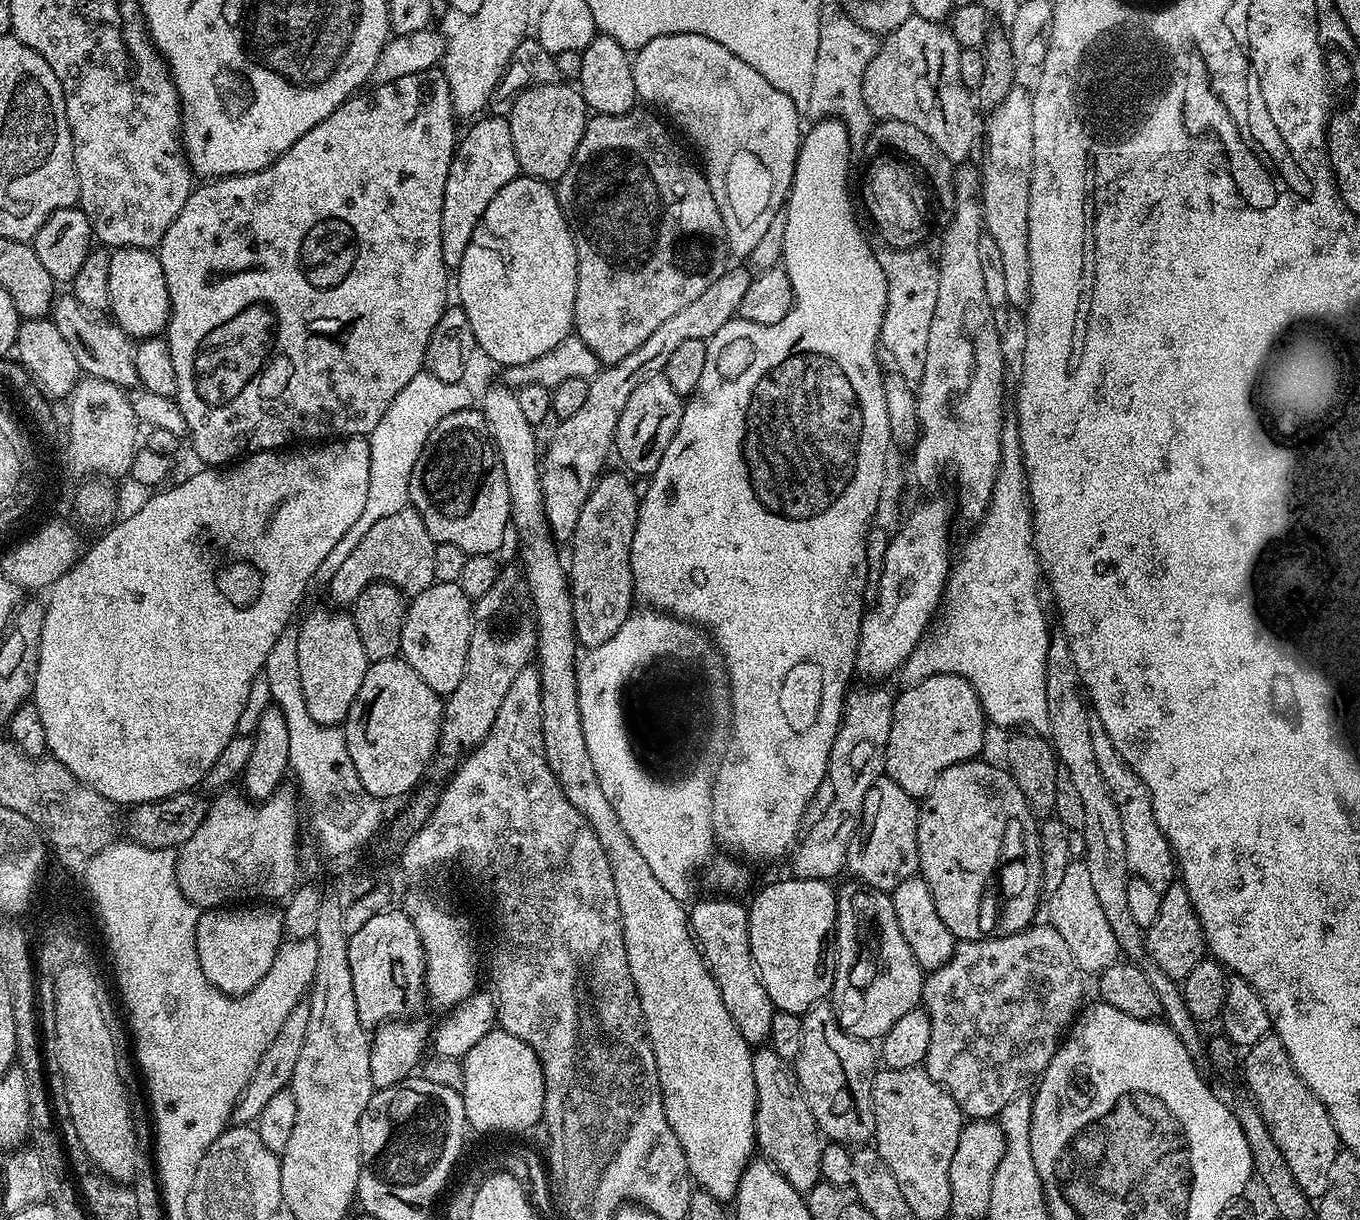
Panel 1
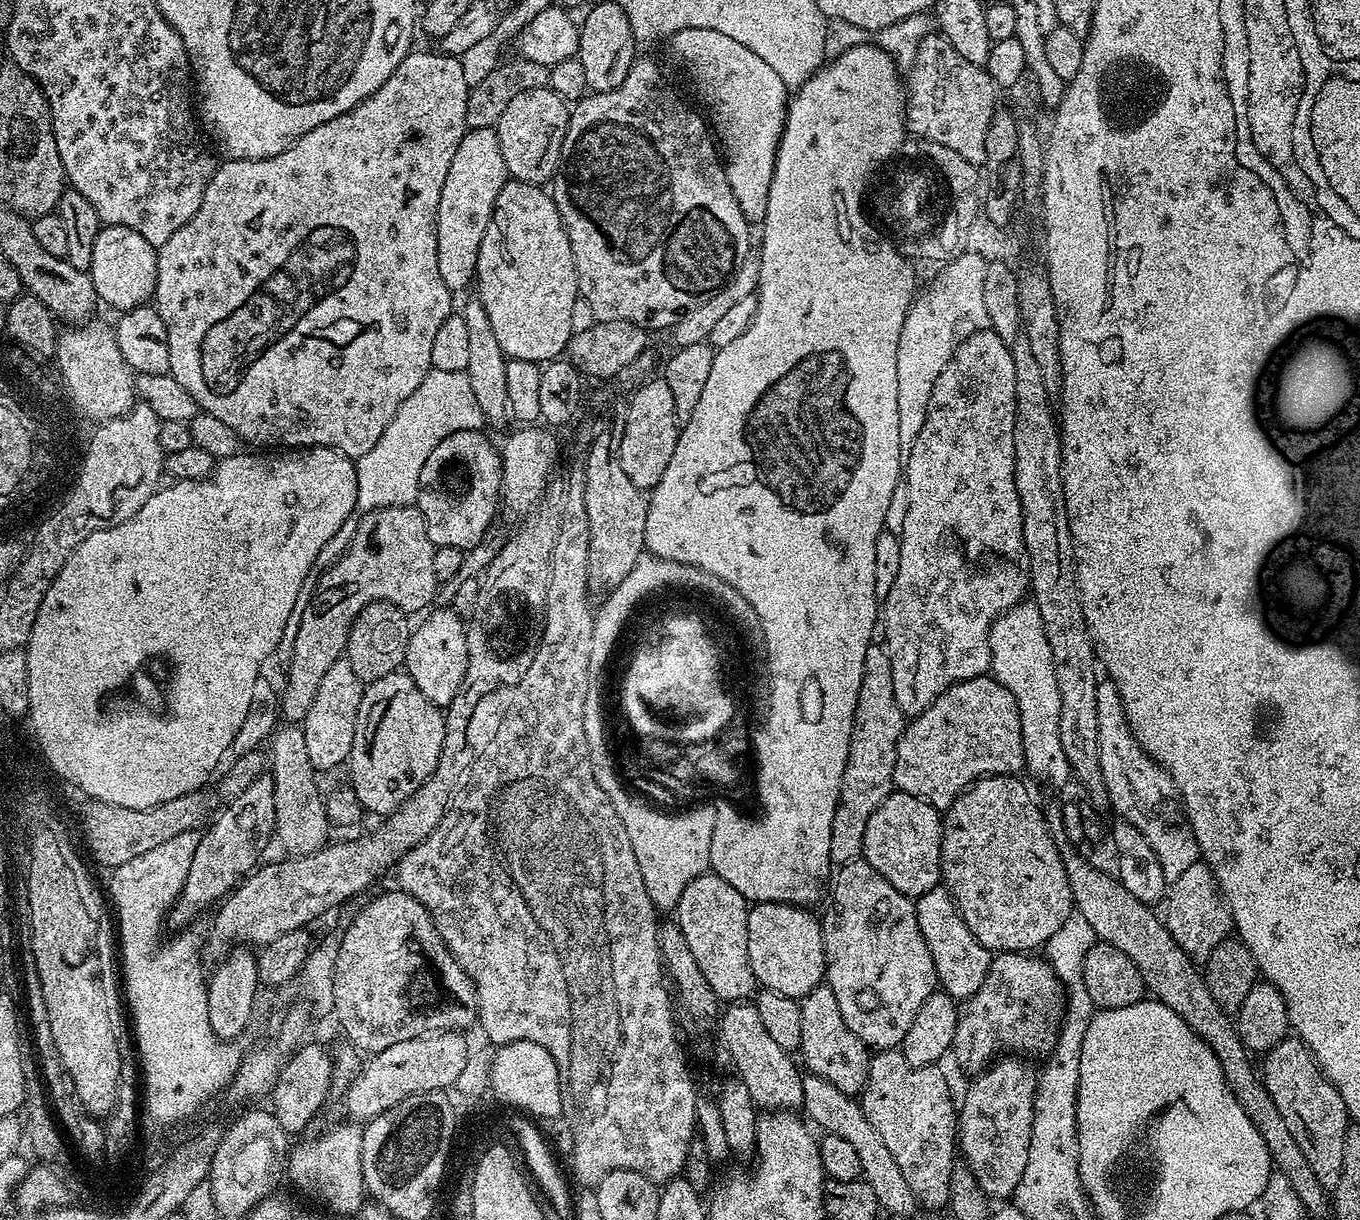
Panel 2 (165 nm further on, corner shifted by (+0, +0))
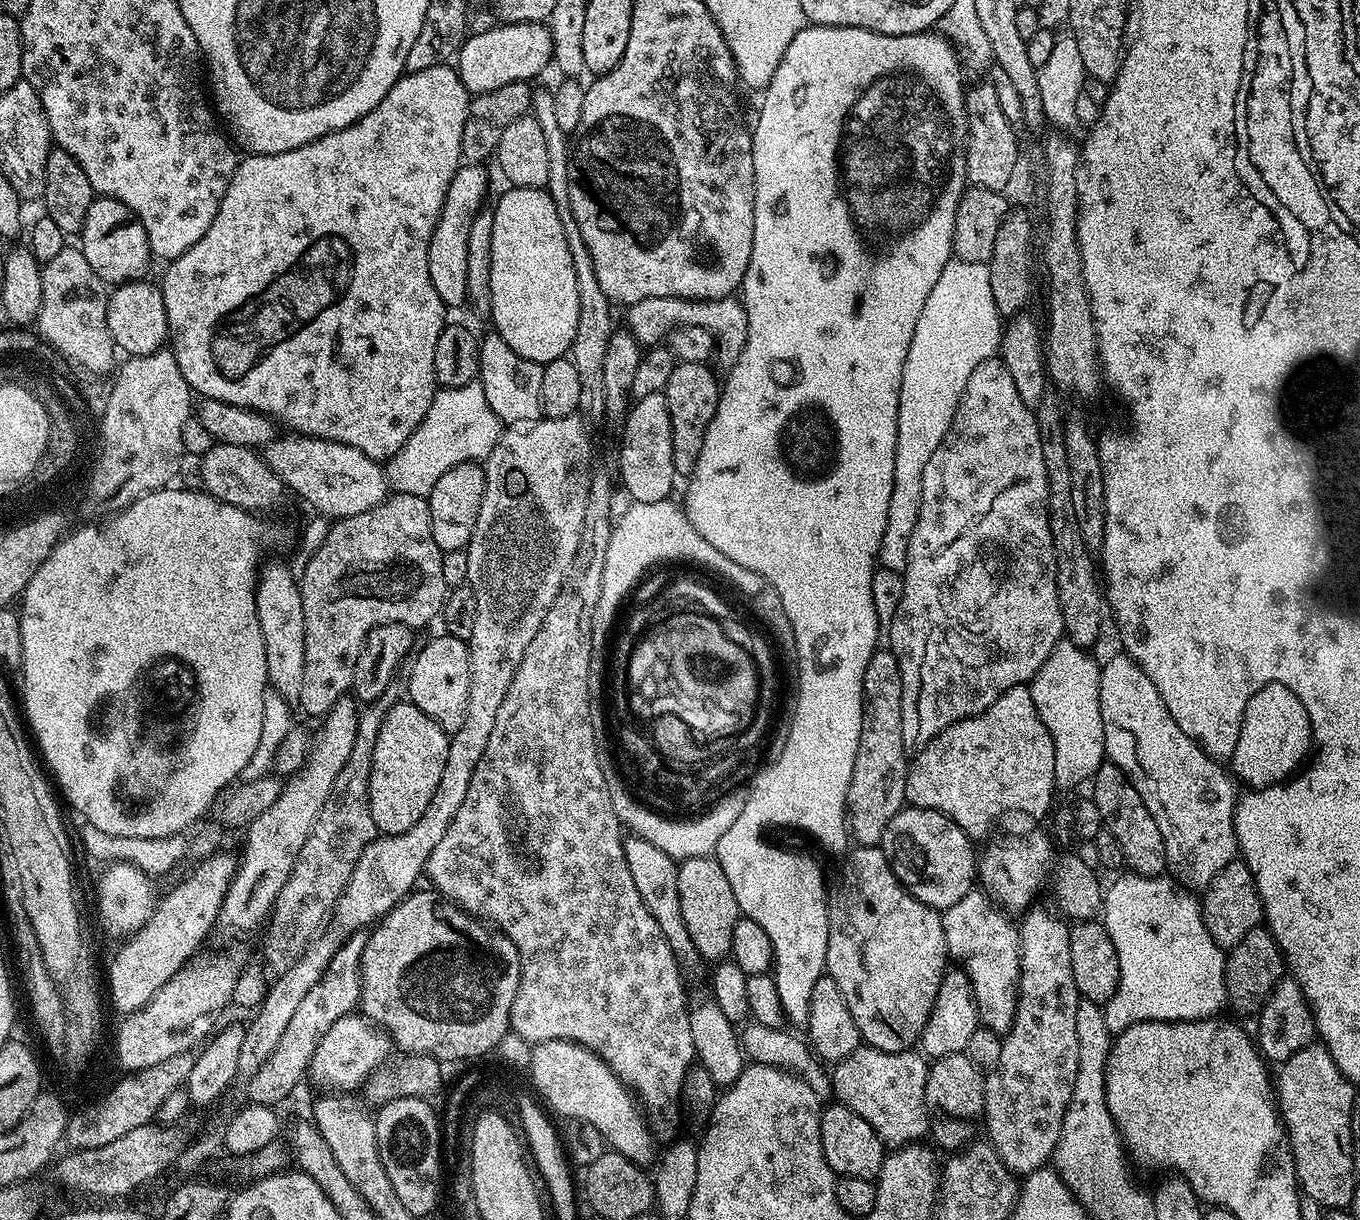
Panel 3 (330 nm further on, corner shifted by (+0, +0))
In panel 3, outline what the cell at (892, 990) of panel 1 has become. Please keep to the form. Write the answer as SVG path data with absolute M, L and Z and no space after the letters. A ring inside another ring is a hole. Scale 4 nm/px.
M856 846L844 858L844 865L840 868L840 889L837 890L836 896L834 892L834 895L828 901L828 945L826 946L824 967L827 975L832 976L834 982L838 982L838 990L842 990L842 998L846 998L846 1006L858 1026L861 1041L867 1047L877 1048L883 1052L907 1052L919 1041L922 1030L930 1018L930 1010L934 1006L934 998L938 998L938 990L940 989L942 978L950 964L950 957L946 950L946 934L942 934L940 912L922 902L918 902L918 898L911 896L900 885L883 848L879 846Z

